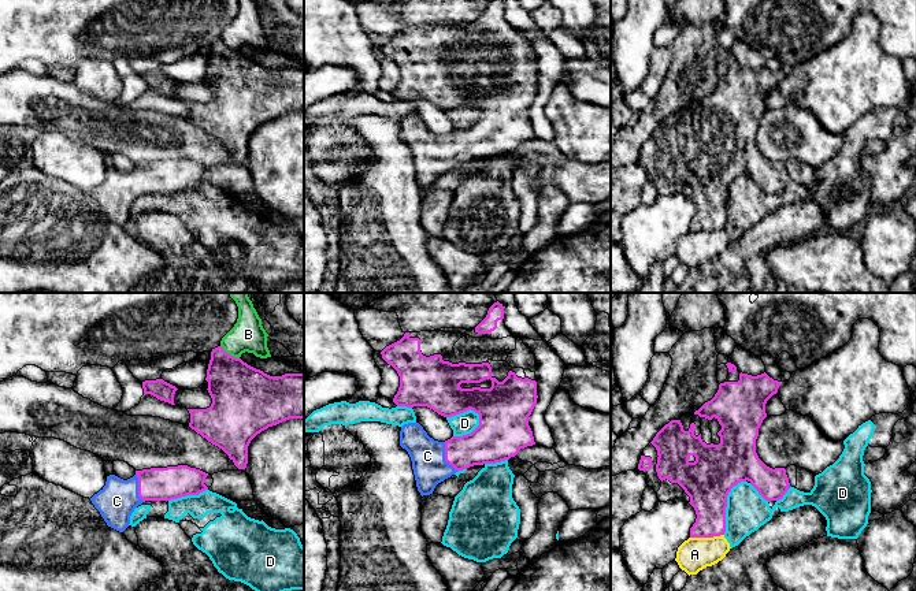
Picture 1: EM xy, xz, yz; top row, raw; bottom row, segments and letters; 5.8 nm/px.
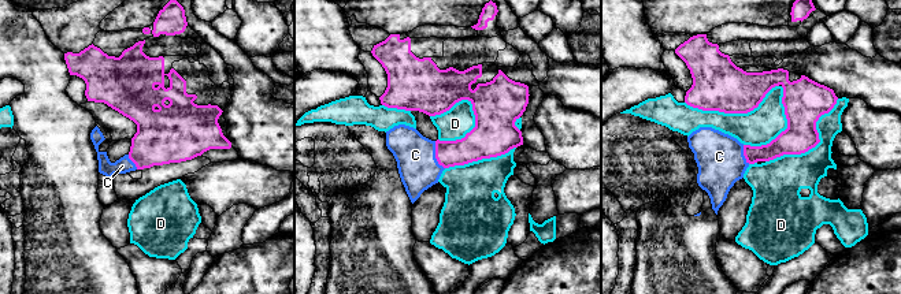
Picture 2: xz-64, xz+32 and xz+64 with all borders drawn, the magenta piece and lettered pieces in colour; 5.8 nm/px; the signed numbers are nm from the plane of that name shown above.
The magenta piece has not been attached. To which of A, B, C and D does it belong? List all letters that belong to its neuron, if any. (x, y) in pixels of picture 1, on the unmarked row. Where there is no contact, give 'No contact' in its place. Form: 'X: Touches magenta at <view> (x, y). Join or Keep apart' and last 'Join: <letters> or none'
A: Touches magenta at yz (707, 230). Keep apart
B: Touches magenta at xy (227, 47). Keep apart
C: Touches magenta at xz (445, 151). Join
D: Touches magenta at xz (467, 103). Keep apart
Join: C

